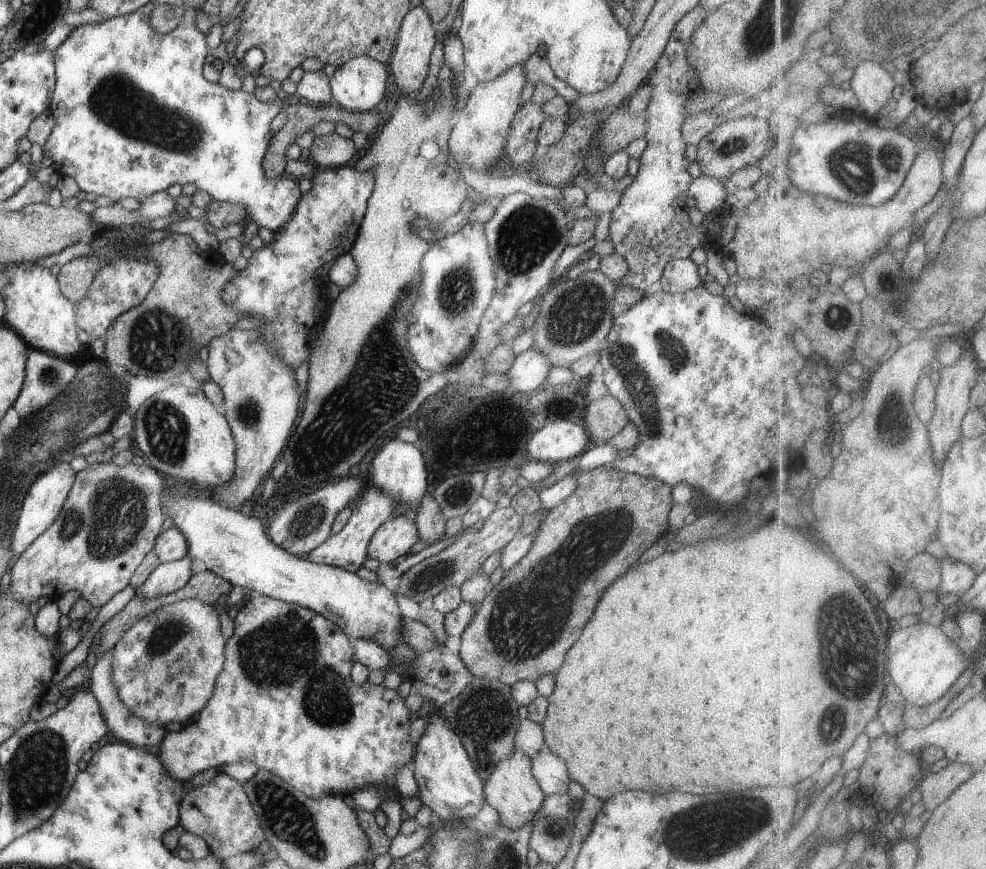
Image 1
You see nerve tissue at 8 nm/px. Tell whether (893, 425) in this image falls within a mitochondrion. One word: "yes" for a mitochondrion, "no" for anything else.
yes

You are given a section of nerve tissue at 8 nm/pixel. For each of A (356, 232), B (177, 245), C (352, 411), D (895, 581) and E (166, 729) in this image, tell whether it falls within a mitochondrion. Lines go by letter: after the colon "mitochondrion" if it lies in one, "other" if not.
A: other
B: other
C: mitochondrion
D: other
E: other

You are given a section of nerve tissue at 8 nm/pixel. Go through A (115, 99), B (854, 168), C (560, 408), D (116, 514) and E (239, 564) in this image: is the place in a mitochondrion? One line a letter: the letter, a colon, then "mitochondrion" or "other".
A: mitochondrion
B: mitochondrion
C: other
D: mitochondrion
E: other

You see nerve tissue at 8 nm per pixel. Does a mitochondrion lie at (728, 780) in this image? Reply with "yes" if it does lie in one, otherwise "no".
no

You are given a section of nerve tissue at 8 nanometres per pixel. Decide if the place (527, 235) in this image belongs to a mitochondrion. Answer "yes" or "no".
yes

